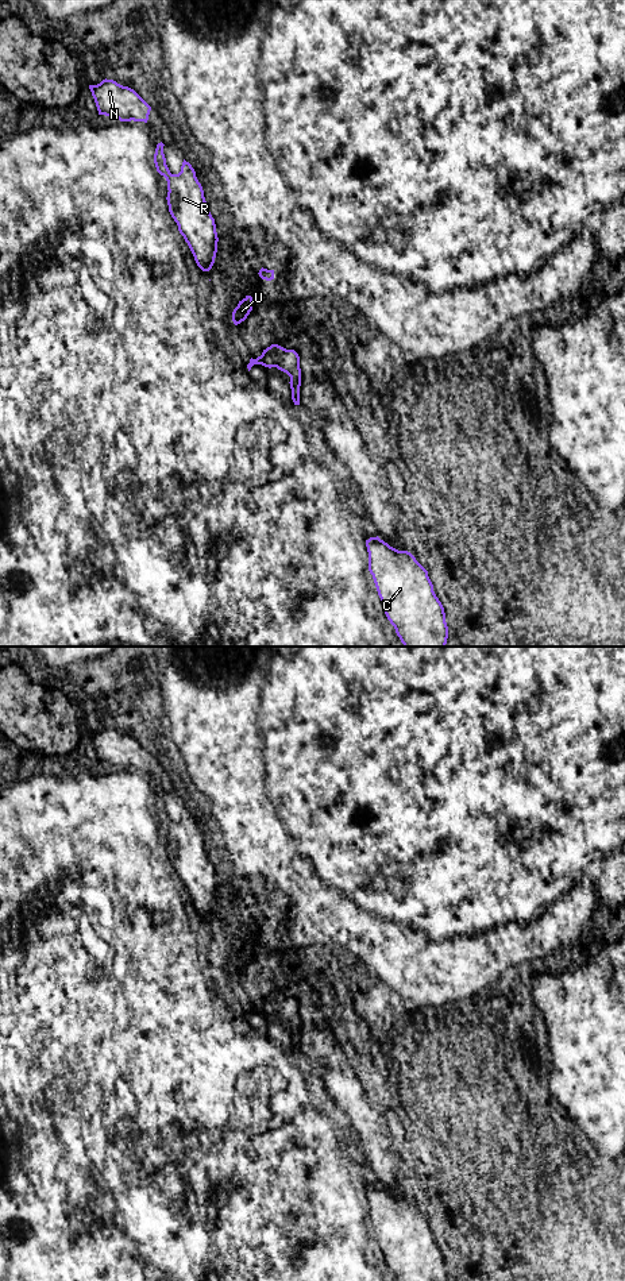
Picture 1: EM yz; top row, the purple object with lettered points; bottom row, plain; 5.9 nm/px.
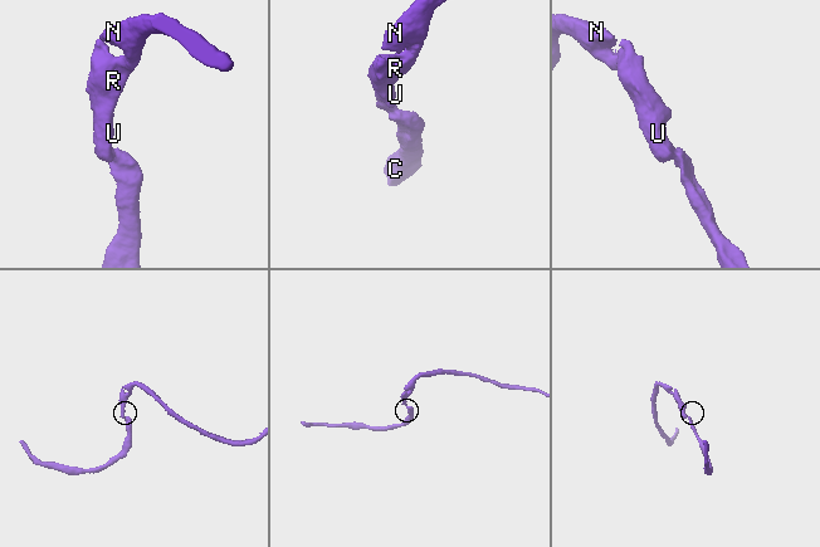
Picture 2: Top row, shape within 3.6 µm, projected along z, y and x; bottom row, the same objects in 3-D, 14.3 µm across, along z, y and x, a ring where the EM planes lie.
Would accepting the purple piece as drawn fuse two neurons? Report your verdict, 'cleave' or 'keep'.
keep

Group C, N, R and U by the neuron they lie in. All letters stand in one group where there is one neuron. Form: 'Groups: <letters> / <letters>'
Groups: C N R U

